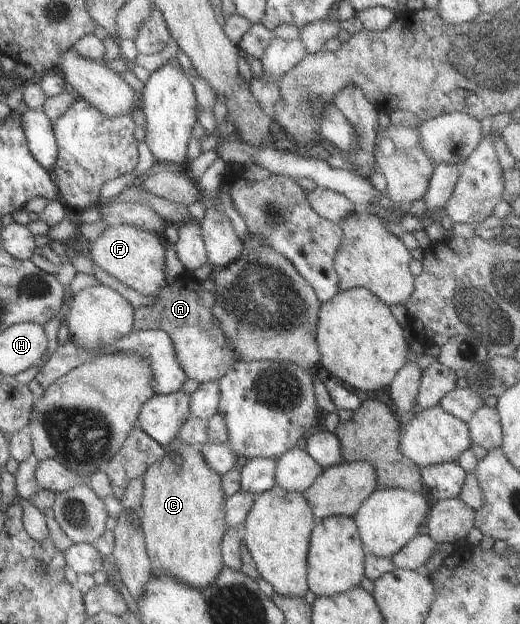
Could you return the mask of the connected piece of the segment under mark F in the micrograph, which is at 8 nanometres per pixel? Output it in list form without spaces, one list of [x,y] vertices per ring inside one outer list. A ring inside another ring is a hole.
[[[114,224],[91,241],[89,259],[93,267],[99,267],[109,277],[117,279],[141,295],[157,295],[165,283],[165,247],[159,235],[129,224]]]

